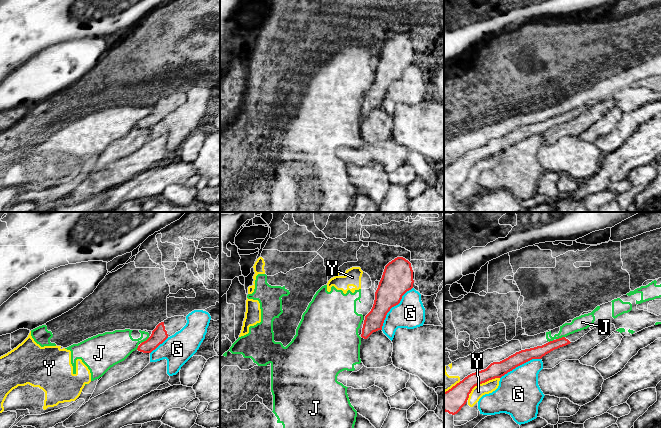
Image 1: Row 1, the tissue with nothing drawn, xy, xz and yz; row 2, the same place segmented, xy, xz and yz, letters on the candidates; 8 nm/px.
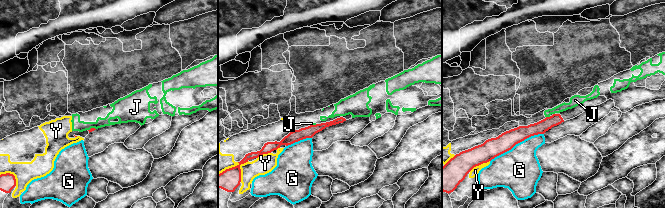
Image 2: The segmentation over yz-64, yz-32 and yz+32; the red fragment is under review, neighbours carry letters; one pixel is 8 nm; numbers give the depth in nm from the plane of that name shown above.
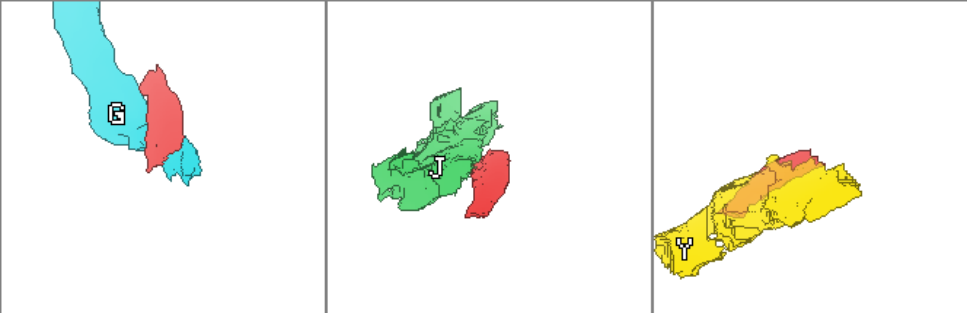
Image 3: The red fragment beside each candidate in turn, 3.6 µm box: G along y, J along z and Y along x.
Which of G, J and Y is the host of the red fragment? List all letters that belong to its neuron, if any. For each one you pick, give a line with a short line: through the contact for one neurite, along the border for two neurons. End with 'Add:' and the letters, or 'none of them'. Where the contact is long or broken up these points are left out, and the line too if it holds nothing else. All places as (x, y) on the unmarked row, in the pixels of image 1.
Add: none of them

